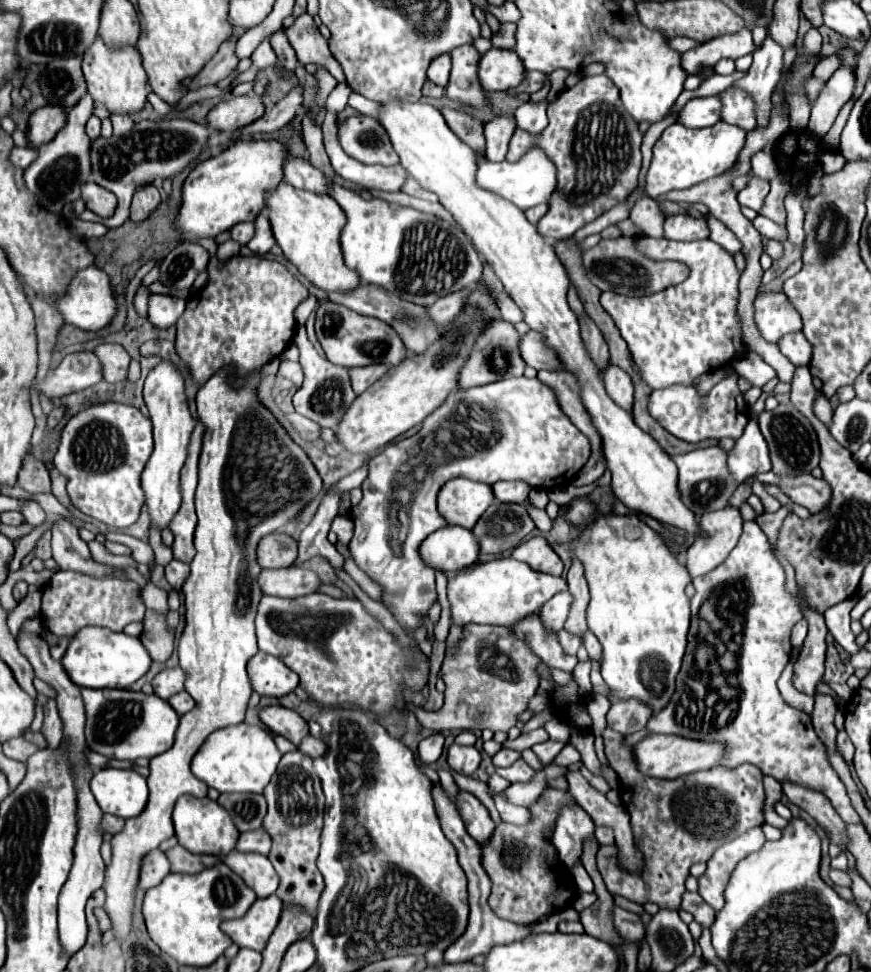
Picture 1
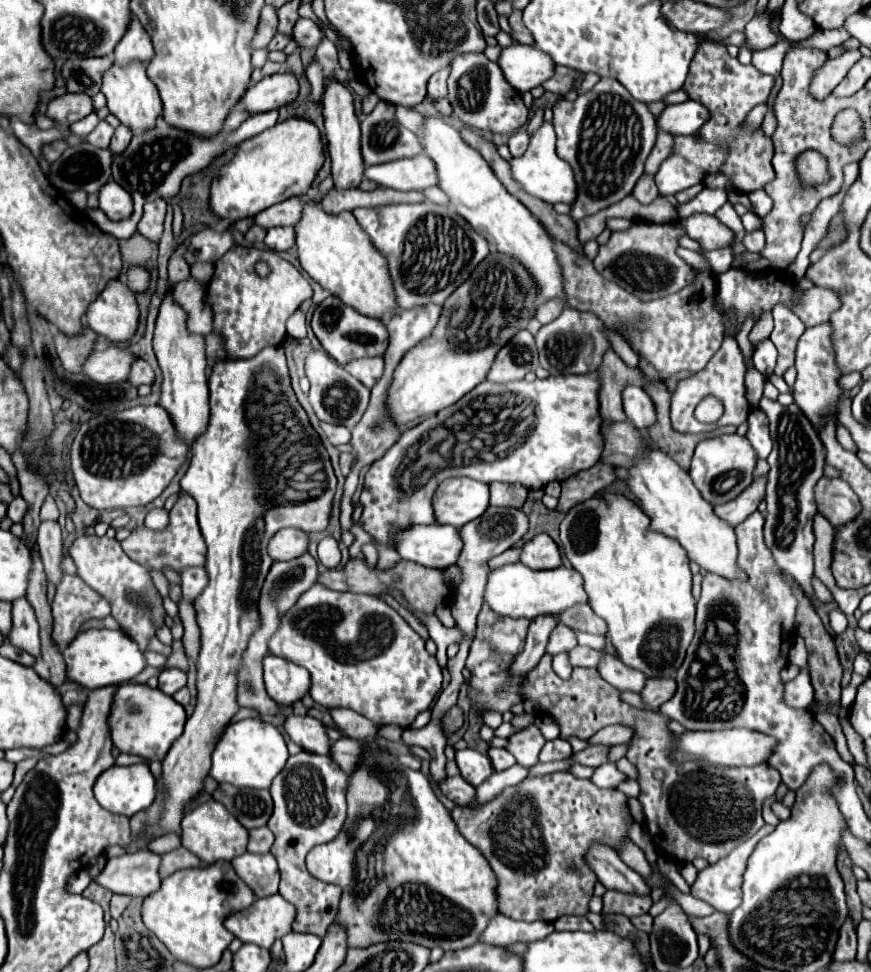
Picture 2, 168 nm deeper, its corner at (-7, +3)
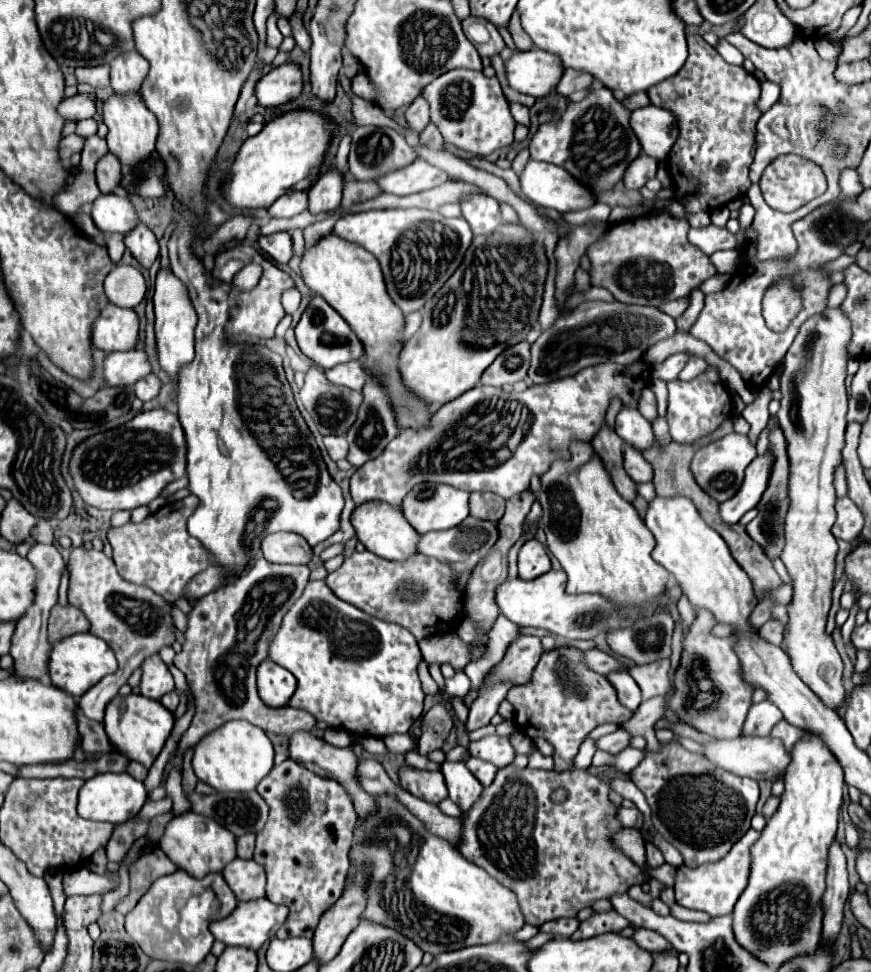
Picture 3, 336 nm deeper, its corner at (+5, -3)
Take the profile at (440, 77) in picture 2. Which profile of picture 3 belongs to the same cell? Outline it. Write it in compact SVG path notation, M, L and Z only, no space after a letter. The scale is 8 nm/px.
M418 96L418 98L408 106L408 110L404 112L404 116L406 116L406 128L420 134L420 132L428 126L428 122L430 122L428 102L426 102L422 96Z

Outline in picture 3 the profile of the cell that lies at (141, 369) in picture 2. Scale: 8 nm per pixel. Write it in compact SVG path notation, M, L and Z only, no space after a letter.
M148 374L146 378L142 378L140 382L134 384L134 390L136 390L136 396L142 400L142 402L148 402L152 398L156 398L160 394L160 380L158 376L154 374Z

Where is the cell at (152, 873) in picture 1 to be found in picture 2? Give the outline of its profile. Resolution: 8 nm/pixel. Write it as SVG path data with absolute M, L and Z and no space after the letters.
M148 849L110 858L96 878L96 884L112 890L114 894L146 898L162 884L160 860L160 854Z

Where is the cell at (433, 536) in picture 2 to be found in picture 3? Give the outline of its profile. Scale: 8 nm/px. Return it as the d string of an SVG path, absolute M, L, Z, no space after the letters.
M366 502L364 506L356 506L350 516L350 522L356 530L358 540L374 554L386 560L406 560L410 554L416 552L418 532L404 520L400 508L388 506L388 502Z

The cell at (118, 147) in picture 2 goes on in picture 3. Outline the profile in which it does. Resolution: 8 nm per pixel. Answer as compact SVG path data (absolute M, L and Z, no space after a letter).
M106 154L104 158L100 158L100 162L96 164L96 180L100 192L102 194L116 192L120 188L120 174L122 166L114 154Z

